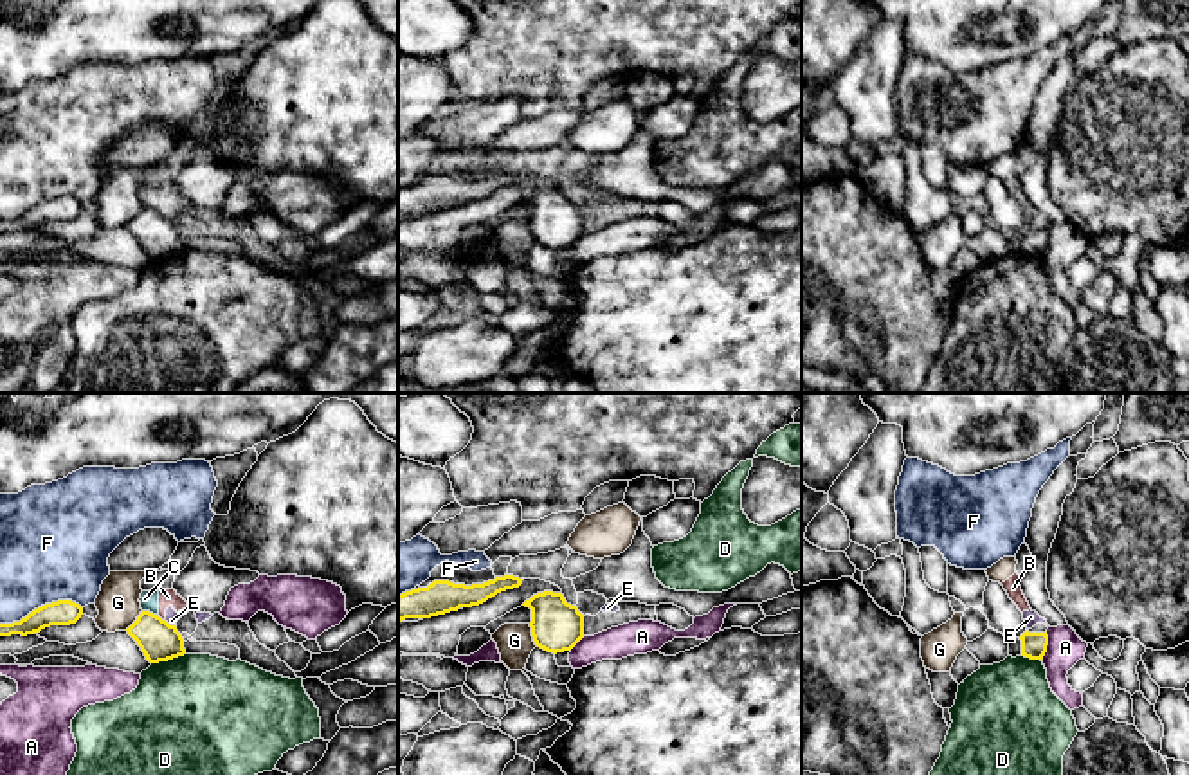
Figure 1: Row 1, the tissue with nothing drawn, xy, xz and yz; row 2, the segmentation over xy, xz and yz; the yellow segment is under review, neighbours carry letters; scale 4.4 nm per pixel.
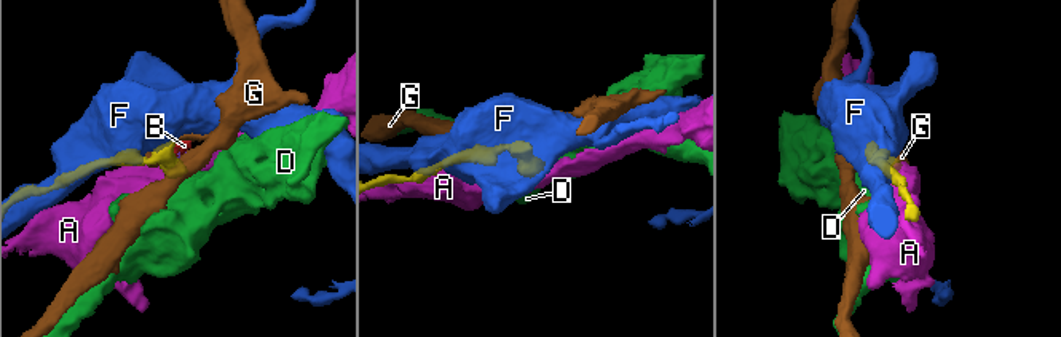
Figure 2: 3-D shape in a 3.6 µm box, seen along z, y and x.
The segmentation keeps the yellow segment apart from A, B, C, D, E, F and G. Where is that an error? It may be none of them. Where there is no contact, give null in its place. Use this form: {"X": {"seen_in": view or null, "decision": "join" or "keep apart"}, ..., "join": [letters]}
{"A": {"seen_in": "yz", "decision": "keep apart"}, "B": {"seen_in": "xy", "decision": "keep apart"}, "C": {"seen_in": "xy", "decision": "keep apart"}, "D": {"seen_in": "xy", "decision": "keep apart"}, "E": {"seen_in": "xy", "decision": "keep apart"}, "F": {"seen_in": "xy", "decision": "keep apart"}, "G": {"seen_in": "xz", "decision": "keep apart"}, "join": []}

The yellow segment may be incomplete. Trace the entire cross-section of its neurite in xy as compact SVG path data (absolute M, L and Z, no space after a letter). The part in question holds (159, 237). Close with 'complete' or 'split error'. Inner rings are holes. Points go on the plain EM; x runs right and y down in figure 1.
M141 207L126 227L150 260L168 258L186 251L184 234L177 223L150 207Z; complete

